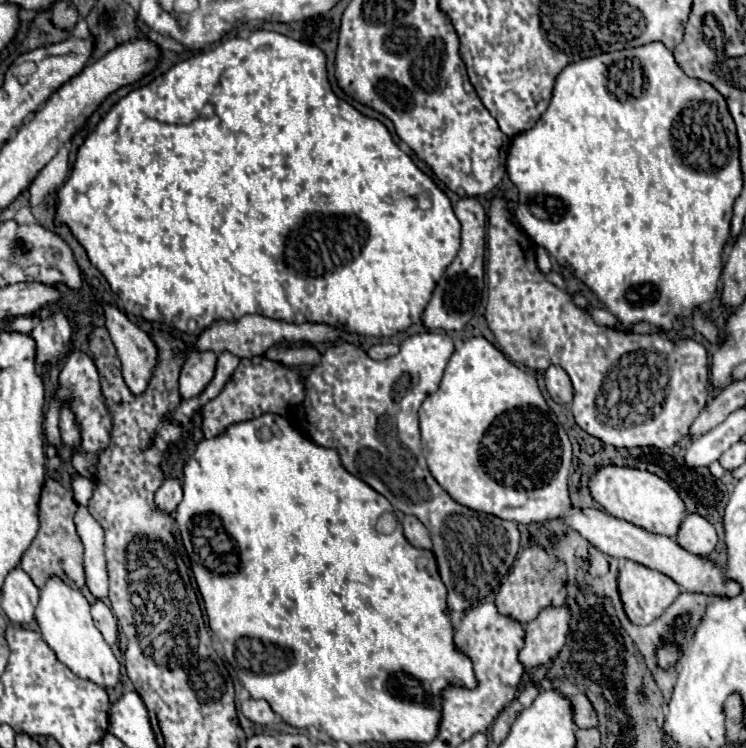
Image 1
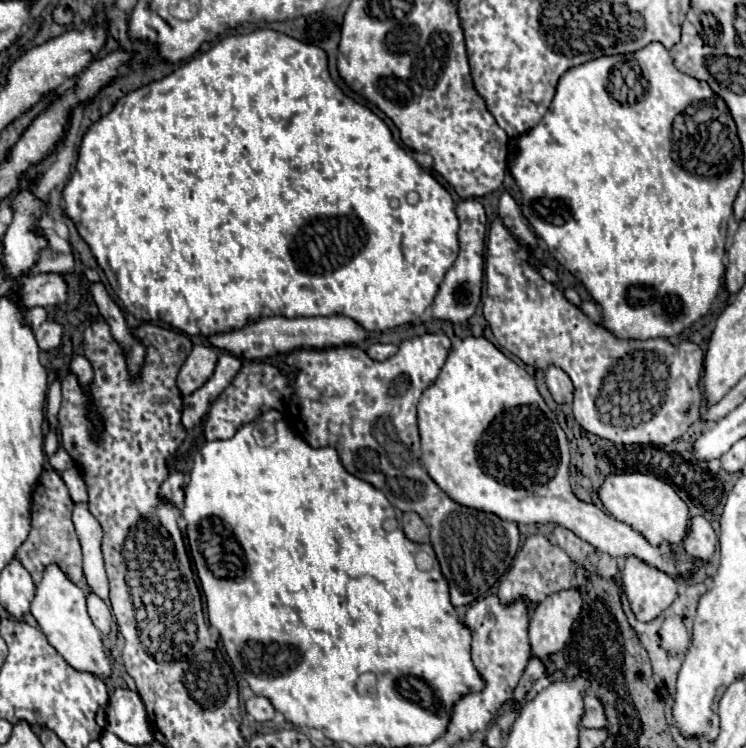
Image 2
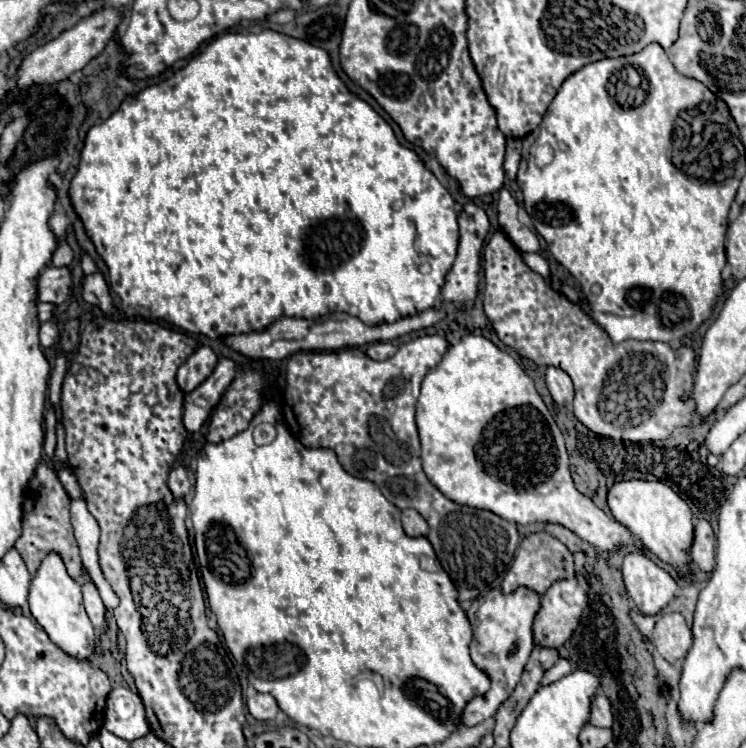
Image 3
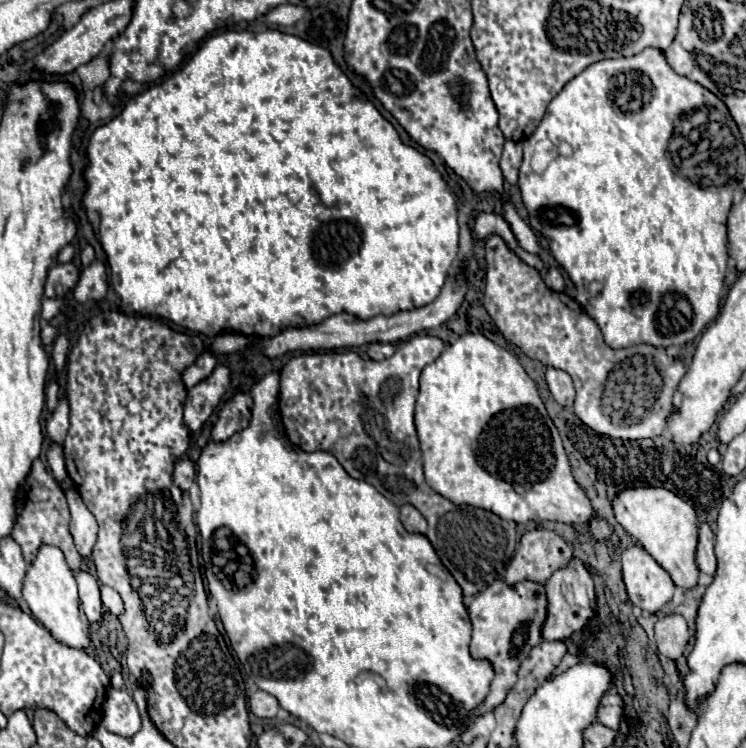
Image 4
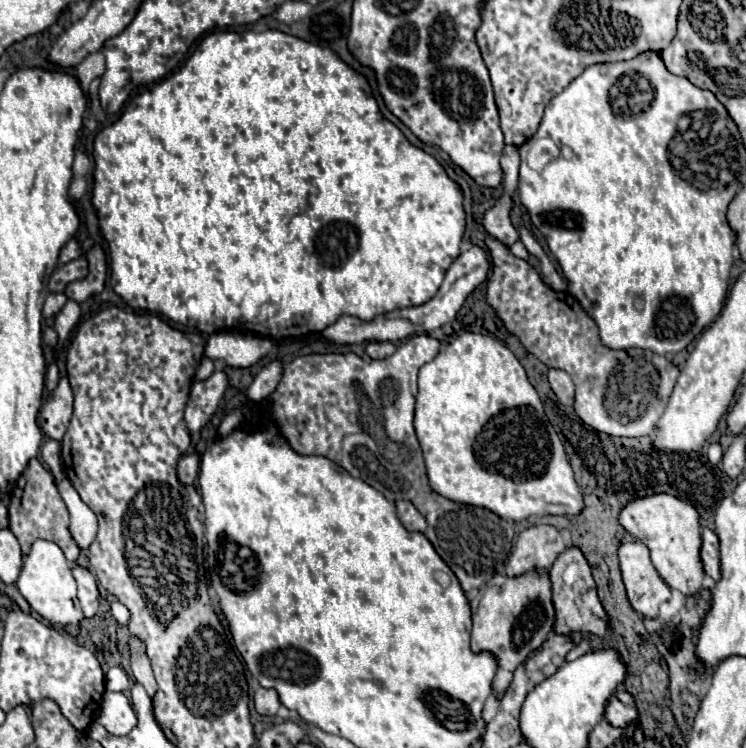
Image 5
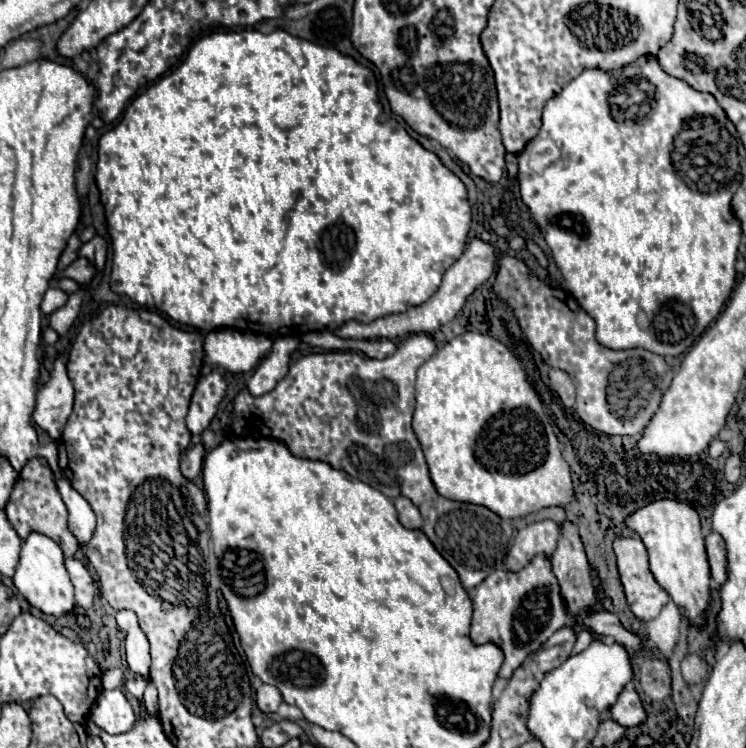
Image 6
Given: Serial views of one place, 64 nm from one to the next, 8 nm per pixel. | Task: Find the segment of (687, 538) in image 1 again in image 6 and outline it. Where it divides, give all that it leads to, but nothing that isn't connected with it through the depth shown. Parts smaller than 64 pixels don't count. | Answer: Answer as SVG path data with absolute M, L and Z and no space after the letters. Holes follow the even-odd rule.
M712 532L706 538L706 552L708 552L708 562L712 568L712 578L718 584L724 584L728 580L728 560L726 560L726 548L724 548L724 538L716 532Z

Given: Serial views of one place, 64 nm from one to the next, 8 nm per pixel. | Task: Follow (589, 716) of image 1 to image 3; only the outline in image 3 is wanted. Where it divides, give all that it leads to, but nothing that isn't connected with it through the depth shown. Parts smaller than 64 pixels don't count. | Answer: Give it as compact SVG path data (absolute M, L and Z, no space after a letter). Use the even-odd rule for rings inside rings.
M598 692L596 698L594 698L594 702L592 702L590 724L602 726L602 728L612 728L612 724L614 724L612 702L608 700L608 696L604 696L604 692Z

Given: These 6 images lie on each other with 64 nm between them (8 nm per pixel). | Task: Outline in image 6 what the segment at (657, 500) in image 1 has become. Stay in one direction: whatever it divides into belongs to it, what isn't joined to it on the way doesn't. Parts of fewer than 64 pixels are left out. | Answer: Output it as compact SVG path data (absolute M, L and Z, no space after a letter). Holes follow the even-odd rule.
M658 500L628 516L626 526L642 538L648 550L654 580L676 602L684 618L688 618L692 626L706 626L706 610L710 604L710 568L696 510L676 500Z

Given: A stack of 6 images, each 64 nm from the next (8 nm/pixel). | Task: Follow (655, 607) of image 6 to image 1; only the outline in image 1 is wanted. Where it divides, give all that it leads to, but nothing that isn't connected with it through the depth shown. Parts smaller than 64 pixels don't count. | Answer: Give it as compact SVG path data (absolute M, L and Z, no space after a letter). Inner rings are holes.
M626 560L620 576L618 576L618 588L620 588L620 596L624 602L624 610L628 614L628 618L634 624L650 624L654 622L654 618L662 616L662 612L676 600L676 596L680 594L680 586L668 578L666 574L658 572L658 570L650 570L638 562Z

